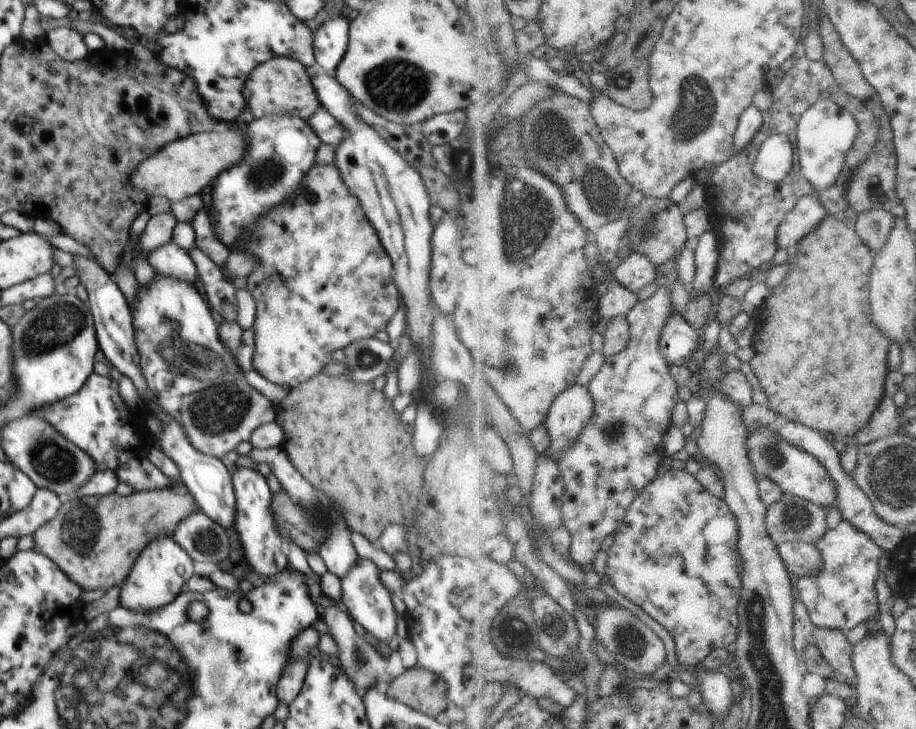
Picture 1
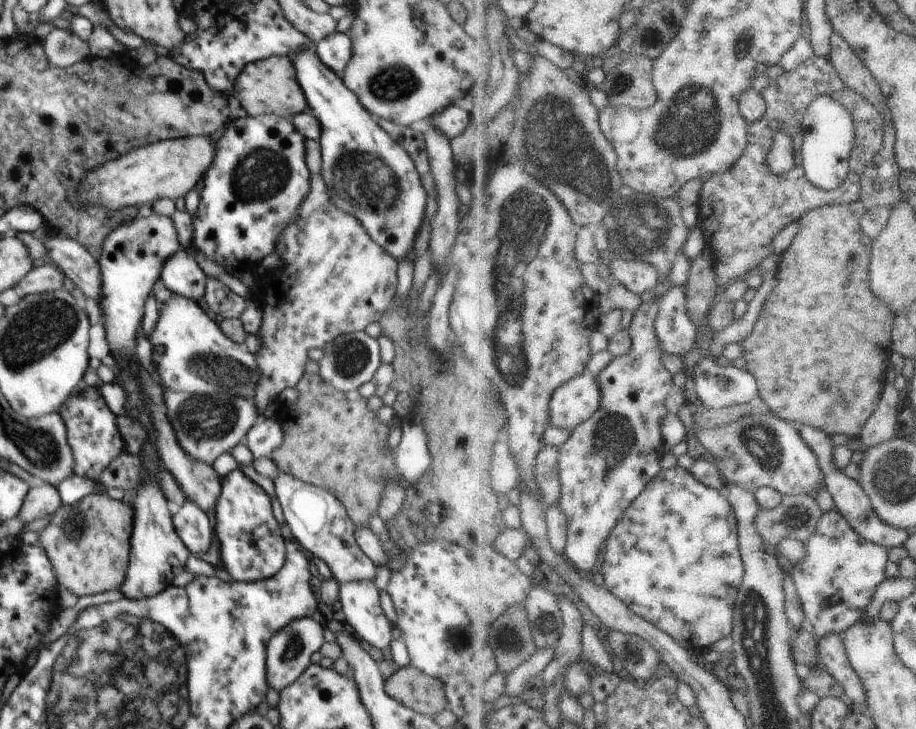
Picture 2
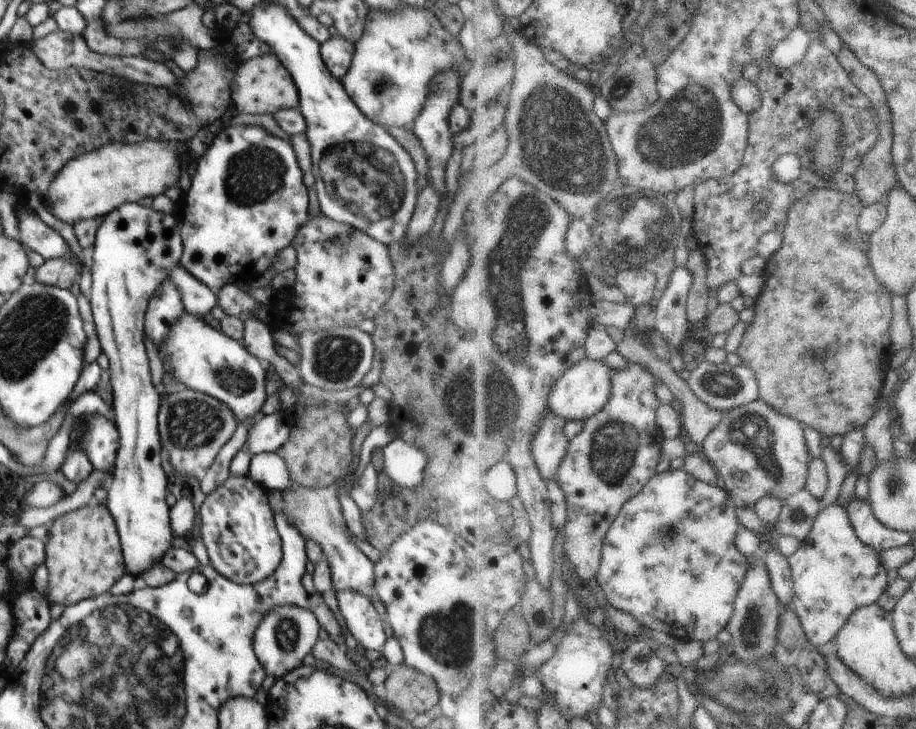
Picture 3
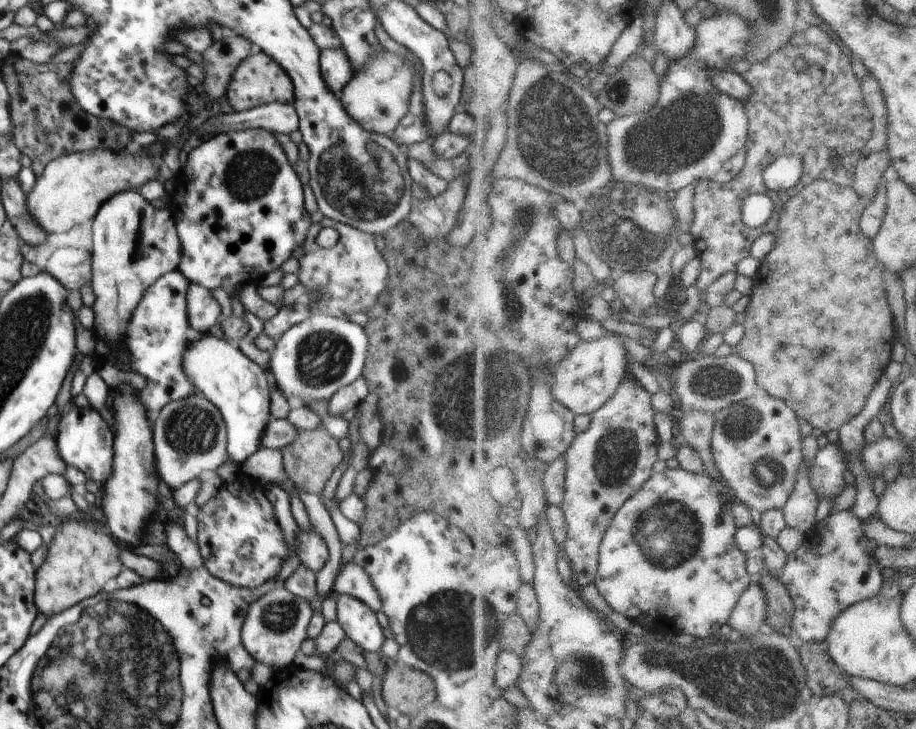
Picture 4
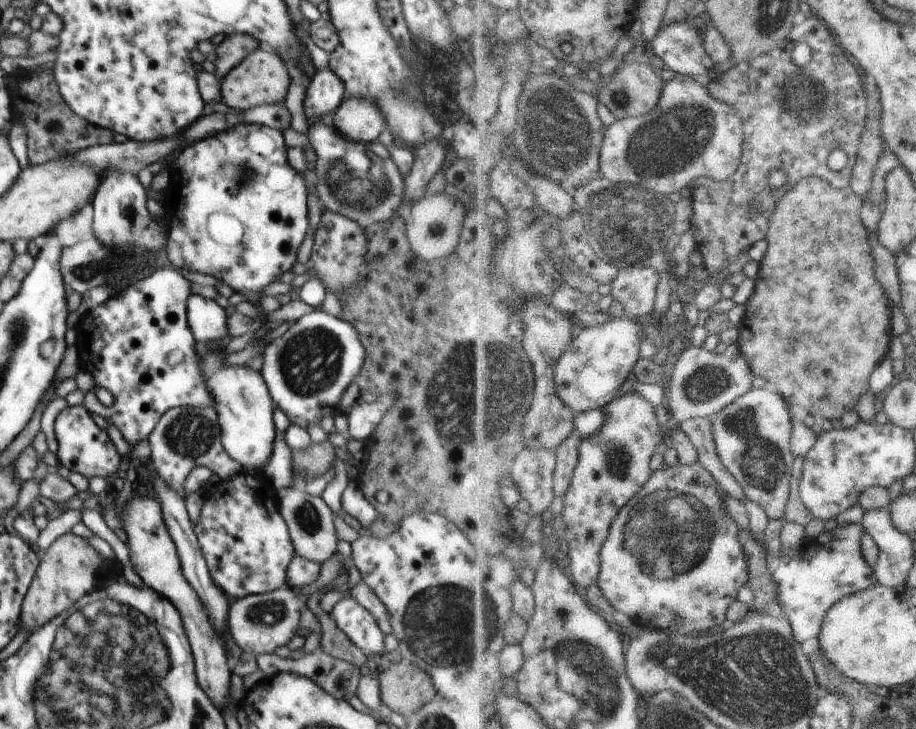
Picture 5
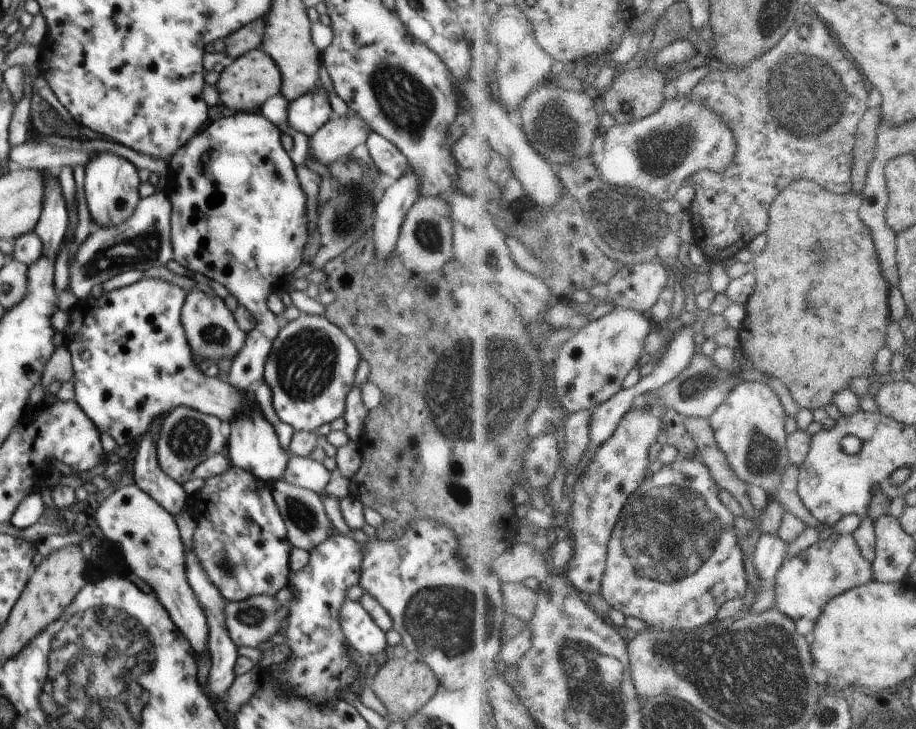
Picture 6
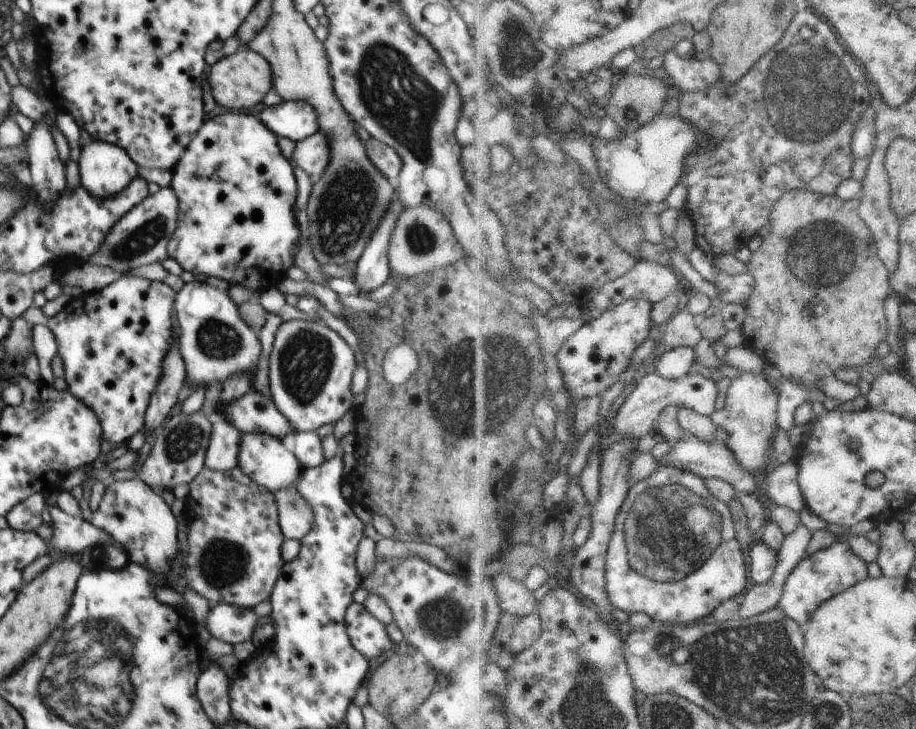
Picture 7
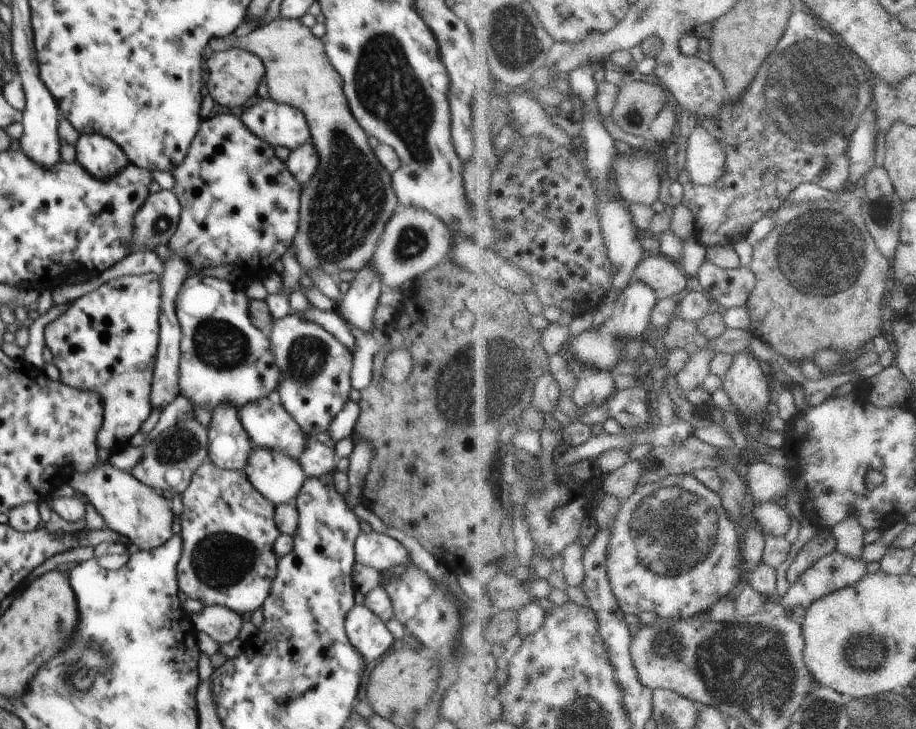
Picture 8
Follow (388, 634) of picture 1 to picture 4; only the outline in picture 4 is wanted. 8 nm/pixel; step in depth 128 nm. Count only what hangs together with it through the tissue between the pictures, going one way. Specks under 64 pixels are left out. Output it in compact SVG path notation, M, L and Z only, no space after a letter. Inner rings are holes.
M342 594L336 598L335 620L356 646L364 652L380 652L388 633L380 626L374 611L364 602Z

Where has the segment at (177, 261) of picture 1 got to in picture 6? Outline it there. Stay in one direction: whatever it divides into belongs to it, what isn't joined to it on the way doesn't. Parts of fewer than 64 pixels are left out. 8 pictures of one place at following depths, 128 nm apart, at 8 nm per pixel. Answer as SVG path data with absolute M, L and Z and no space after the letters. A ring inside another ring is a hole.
M200 290L186 293L186 301L180 312L180 322L192 356L203 360L204 358L208 358L209 361L224 357L234 358L244 348L244 342L248 338L248 334L236 323L234 314L227 308L225 300Z

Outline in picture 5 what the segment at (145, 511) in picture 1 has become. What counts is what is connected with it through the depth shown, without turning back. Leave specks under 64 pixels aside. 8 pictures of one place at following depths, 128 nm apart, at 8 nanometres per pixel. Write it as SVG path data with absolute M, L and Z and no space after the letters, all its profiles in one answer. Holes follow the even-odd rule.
M71 532L60 536L39 559L38 569L20 608L18 624L21 630L36 632L42 625L62 615L62 612L73 609L80 598L99 587L102 582L97 573L103 559L88 540Z

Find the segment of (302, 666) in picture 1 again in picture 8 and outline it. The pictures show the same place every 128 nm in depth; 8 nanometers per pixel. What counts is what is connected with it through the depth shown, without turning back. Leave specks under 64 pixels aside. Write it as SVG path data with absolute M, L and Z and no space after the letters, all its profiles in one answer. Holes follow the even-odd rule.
M204 606L201 612L190 615L198 632L205 632L220 645L228 644L238 638L240 628L242 628L242 615L231 611L226 606Z

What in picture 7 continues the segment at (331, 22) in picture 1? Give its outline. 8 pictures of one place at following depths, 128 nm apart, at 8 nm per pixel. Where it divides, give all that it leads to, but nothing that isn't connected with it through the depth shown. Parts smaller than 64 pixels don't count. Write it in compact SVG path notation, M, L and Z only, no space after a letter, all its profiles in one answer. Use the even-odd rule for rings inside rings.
M283 100L281 103L272 107L265 106L264 109L257 114L257 117L278 136L278 138L289 138L295 143L319 131L319 120L316 109L304 100Z

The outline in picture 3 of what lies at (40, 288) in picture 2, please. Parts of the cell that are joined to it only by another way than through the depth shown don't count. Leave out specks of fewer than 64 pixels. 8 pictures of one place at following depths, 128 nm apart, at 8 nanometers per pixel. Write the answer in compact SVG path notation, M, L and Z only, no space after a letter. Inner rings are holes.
M74 258L47 259L40 268L36 269L36 281L69 290L78 281L80 272L81 264Z

